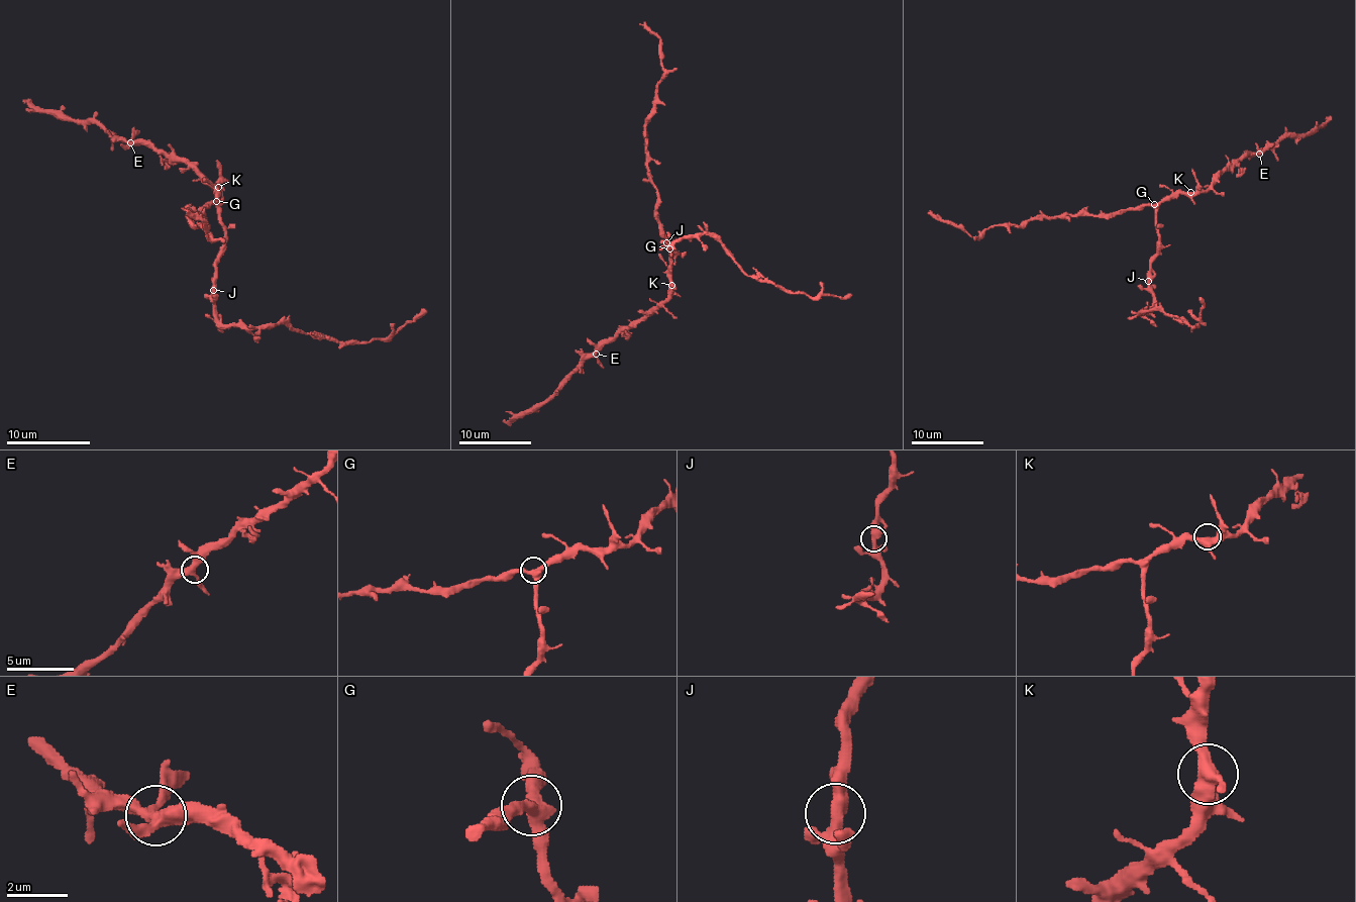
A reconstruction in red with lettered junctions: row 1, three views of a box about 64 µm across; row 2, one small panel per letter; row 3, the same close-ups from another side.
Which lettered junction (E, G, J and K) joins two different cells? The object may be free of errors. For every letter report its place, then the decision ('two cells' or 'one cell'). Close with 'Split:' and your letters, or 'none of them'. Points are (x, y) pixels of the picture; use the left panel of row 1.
E: place (130, 142); one cell
G: place (216, 201); one cell
J: place (213, 290); one cell
K: place (218, 187); one cell
Split: none of them

